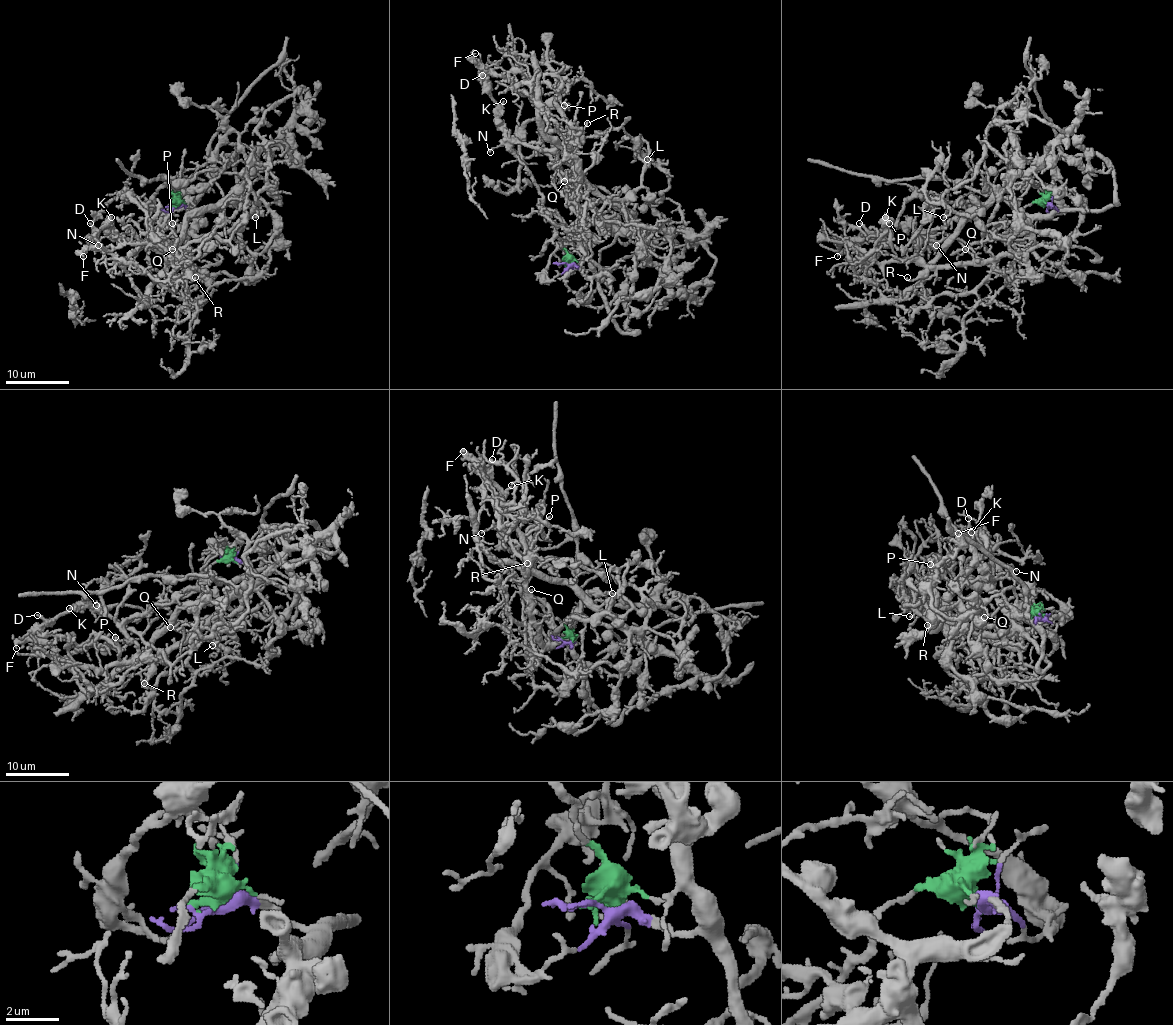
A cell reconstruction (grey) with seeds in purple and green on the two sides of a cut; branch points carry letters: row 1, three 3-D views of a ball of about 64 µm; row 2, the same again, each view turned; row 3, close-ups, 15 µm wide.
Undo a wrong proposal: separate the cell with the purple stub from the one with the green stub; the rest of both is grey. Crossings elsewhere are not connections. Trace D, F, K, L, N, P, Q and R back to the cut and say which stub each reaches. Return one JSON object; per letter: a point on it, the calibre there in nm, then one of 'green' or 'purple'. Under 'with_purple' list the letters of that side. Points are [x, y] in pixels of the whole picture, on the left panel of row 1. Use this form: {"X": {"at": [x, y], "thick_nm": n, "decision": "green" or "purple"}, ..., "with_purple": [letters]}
{"D": {"at": [90, 223], "thick_nm": 200, "decision": "green"}, "F": {"at": [83, 256], "thick_nm": 240, "decision": "green"}, "K": {"at": [111, 217], "thick_nm": 240, "decision": "green"}, "L": {"at": [255, 217], "thick_nm": 180, "decision": "purple"}, "N": {"at": [98, 245], "thick_nm": 130, "decision": "green"}, "P": {"at": [172, 223], "thick_nm": 200, "decision": "purple"}, "Q": {"at": [172, 249], "thick_nm": 140, "decision": "purple"}, "R": {"at": [195, 277], "thick_nm": 170, "decision": "purple"}, "with_purple": ["L", "P", "Q", "R"]}

